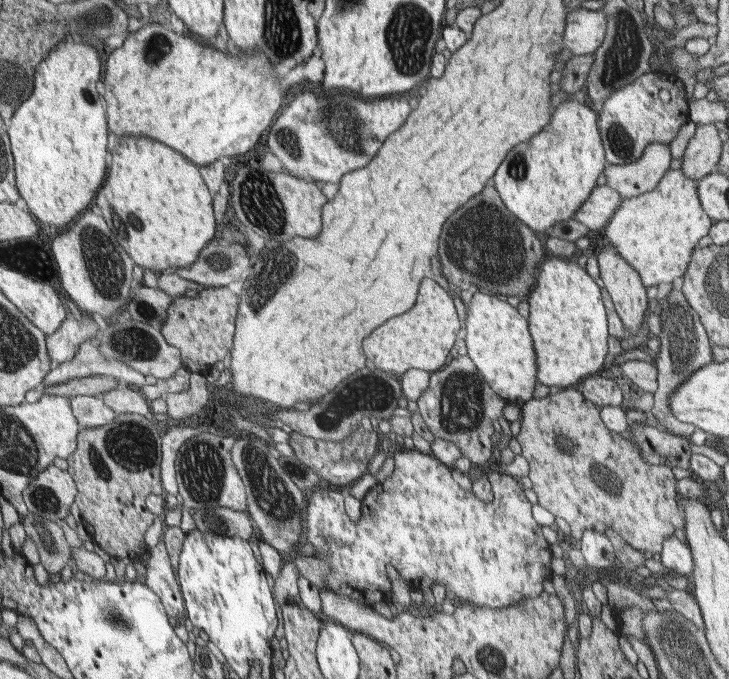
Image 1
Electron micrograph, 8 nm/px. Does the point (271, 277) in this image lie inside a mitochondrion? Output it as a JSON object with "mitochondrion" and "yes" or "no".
{"mitochondrion":"yes"}

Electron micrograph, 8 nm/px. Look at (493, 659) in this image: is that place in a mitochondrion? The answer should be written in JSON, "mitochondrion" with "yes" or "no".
{"mitochondrion":"yes"}

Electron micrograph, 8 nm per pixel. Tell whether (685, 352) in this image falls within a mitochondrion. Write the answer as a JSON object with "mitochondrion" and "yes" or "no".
{"mitochondrion":"yes"}

